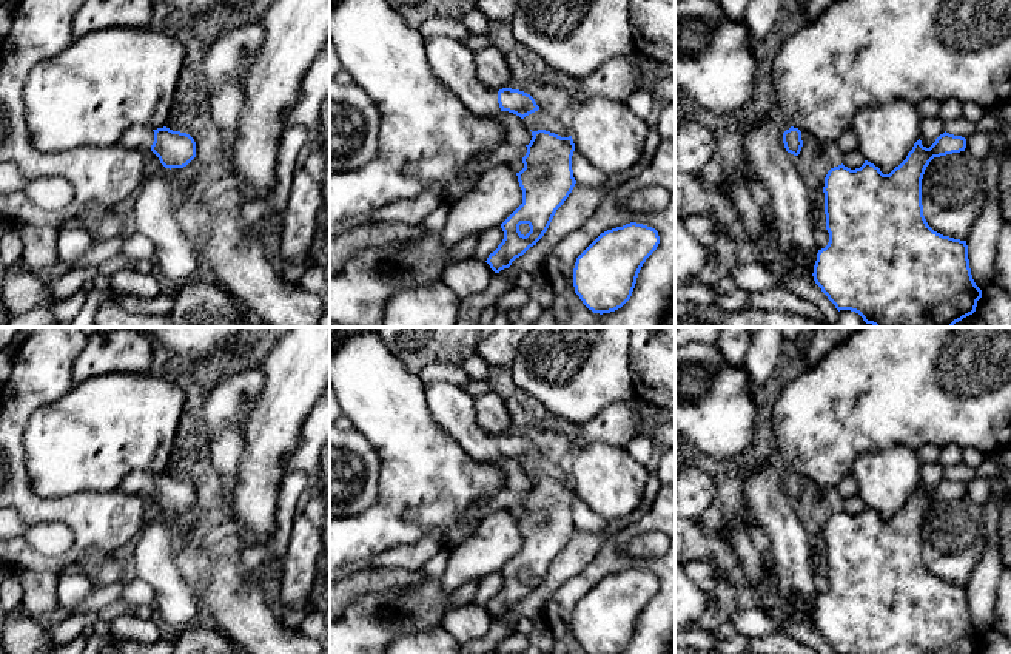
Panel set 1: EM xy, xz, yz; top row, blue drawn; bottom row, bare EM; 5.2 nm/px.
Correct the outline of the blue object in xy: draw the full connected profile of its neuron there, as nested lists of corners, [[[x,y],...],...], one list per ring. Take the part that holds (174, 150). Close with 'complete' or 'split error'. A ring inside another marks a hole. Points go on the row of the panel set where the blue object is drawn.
[[[129,126],[117,142],[126,148],[142,151],[151,150],[165,168],[183,168],[196,157],[194,139],[166,126],[151,130],[149,126]]] | split error

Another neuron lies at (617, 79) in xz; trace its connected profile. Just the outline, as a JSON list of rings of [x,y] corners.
[[[613,57],[590,76],[578,80],[573,100],[579,105],[590,97],[607,97],[624,102],[636,91],[636,66],[629,57]]]

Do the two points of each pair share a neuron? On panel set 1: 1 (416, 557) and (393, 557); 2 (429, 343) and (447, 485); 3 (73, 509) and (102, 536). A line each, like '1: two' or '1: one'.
1: one
2: two
3: one

